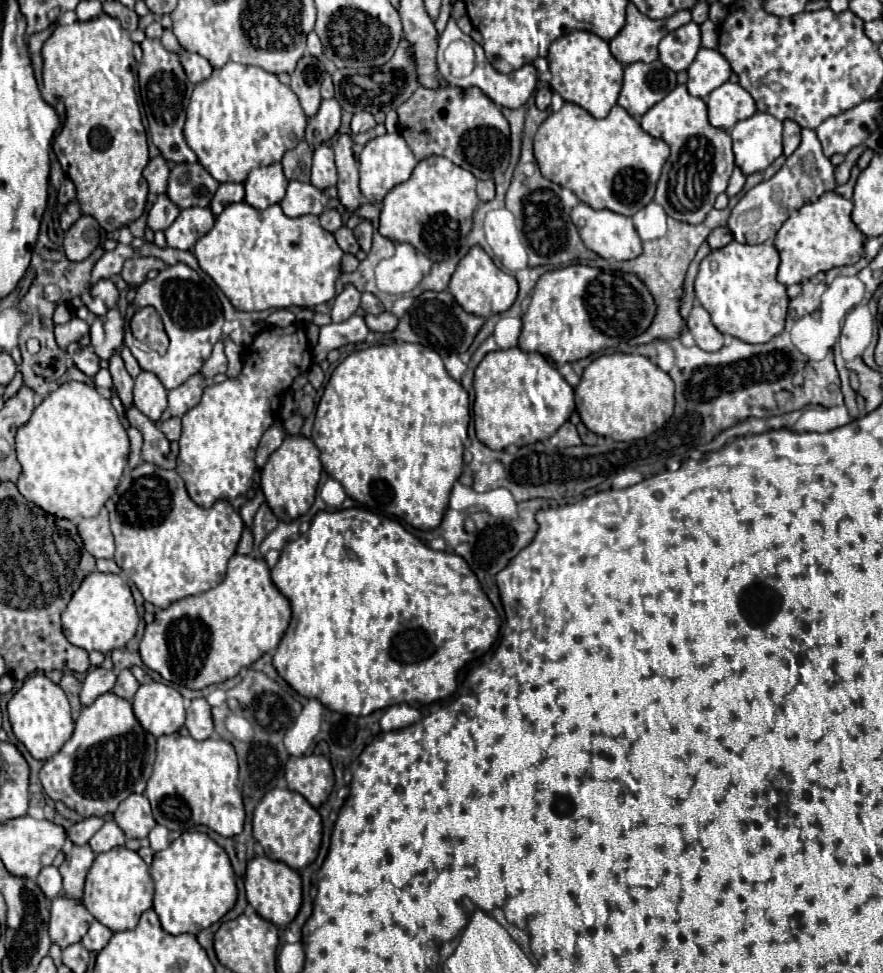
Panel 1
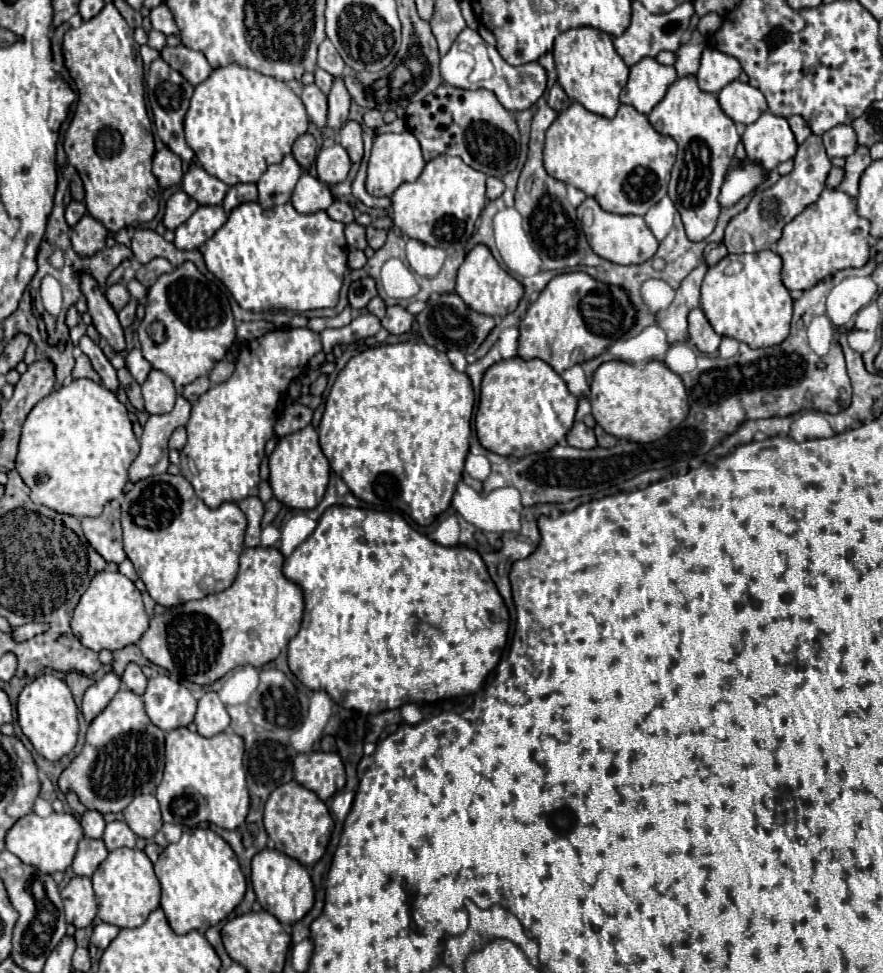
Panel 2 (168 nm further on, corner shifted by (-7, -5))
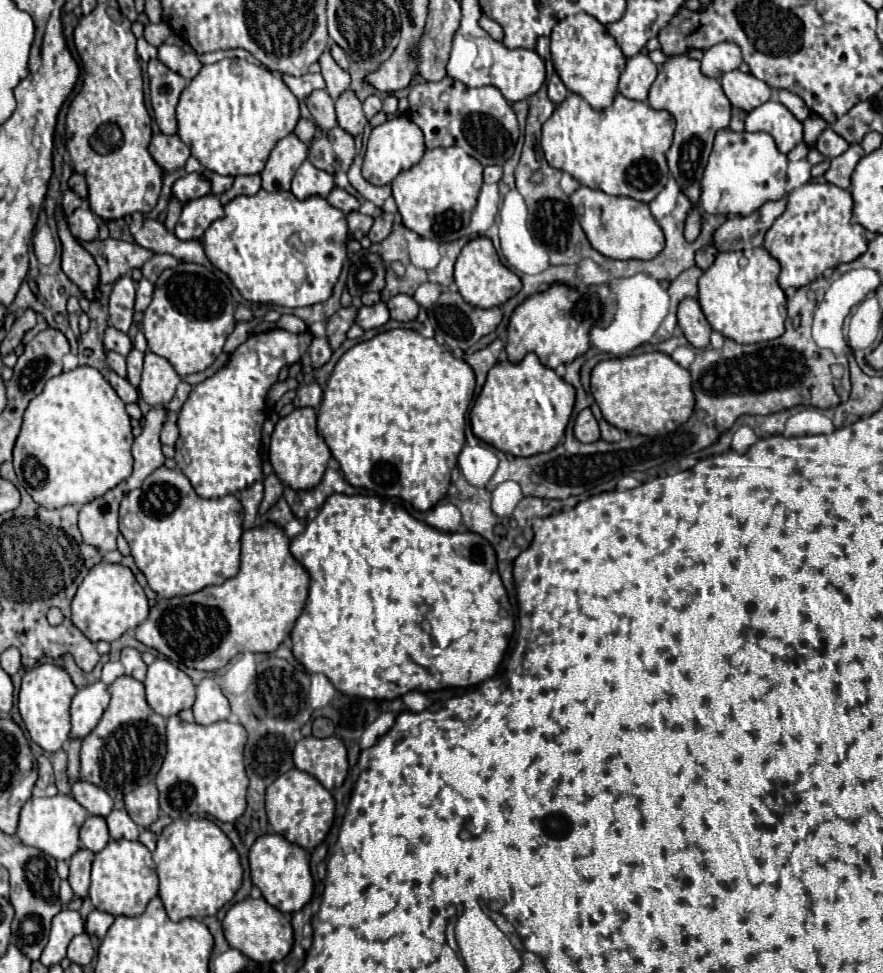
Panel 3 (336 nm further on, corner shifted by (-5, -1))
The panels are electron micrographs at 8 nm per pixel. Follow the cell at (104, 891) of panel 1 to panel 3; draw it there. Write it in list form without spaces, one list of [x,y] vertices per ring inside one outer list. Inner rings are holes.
[[[110,841],[100,853],[96,853],[92,863],[90,899],[98,911],[118,915],[140,915],[144,913],[148,901],[158,895],[158,875],[152,861],[152,853],[140,841]]]

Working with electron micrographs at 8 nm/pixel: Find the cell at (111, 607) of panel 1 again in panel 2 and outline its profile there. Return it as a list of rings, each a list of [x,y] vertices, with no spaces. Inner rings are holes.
[[[102,571],[92,579],[86,593],[80,597],[70,625],[84,647],[96,653],[102,649],[116,651],[140,641],[140,637],[148,629],[148,615],[144,611],[140,591],[128,577],[124,577],[118,571],[116,573]]]

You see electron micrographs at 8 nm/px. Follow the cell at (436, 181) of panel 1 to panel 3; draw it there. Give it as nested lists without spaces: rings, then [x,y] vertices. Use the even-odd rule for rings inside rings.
[[[436,147],[428,149],[420,163],[390,183],[402,221],[408,229],[420,237],[446,243],[468,235],[470,213],[476,207],[476,199],[482,187],[482,165],[474,157],[468,157],[460,147]]]

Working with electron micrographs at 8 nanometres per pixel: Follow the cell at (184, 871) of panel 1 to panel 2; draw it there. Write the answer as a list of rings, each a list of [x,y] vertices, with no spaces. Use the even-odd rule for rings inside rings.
[[[210,829],[184,831],[178,843],[172,843],[162,851],[154,869],[162,885],[160,907],[178,935],[192,929],[206,931],[208,927],[218,925],[242,903],[246,893],[246,879],[232,847]]]

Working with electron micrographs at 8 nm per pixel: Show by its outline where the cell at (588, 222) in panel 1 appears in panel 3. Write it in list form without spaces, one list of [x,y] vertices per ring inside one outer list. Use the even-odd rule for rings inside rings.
[[[580,187],[570,195],[576,219],[580,221],[590,245],[612,259],[654,259],[664,249],[664,233],[650,213],[648,203],[630,197],[610,197],[602,191]]]

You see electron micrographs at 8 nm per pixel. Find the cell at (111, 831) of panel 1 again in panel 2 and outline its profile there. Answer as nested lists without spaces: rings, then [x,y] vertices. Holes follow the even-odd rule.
[[[124,821],[108,823],[102,839],[104,839],[108,851],[114,851],[118,847],[130,847],[132,849],[136,845],[136,835],[130,831],[130,827]]]

